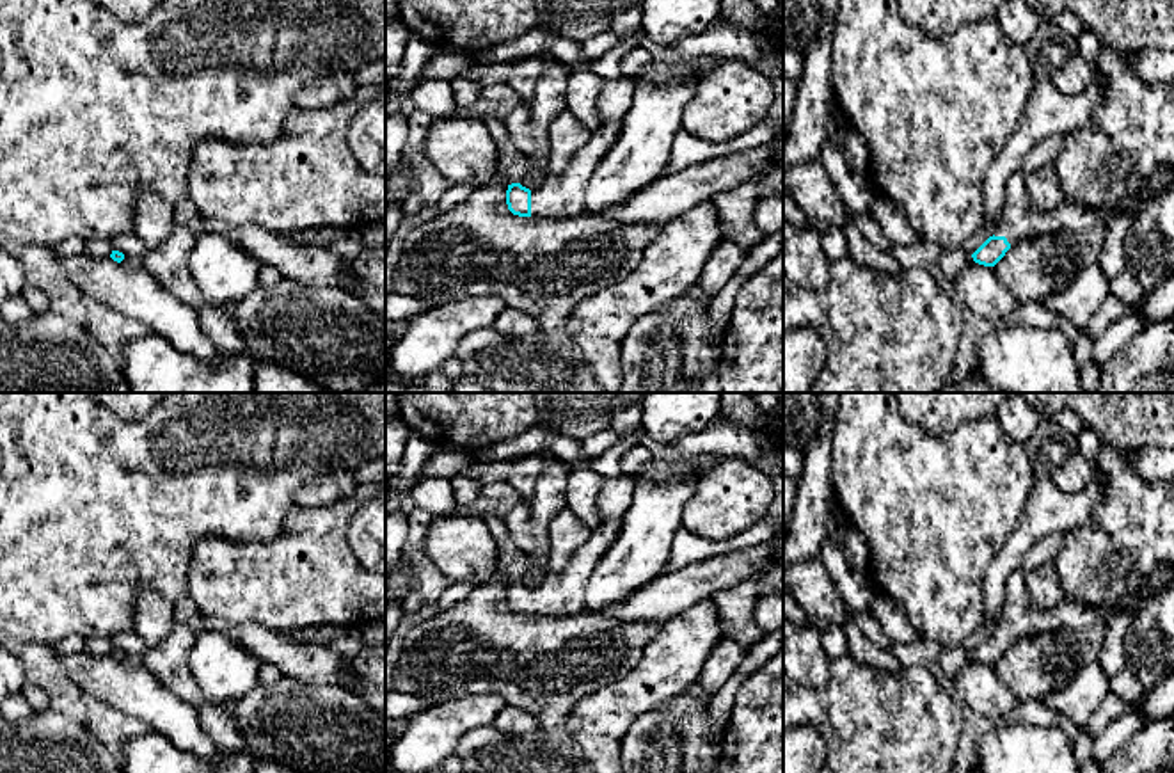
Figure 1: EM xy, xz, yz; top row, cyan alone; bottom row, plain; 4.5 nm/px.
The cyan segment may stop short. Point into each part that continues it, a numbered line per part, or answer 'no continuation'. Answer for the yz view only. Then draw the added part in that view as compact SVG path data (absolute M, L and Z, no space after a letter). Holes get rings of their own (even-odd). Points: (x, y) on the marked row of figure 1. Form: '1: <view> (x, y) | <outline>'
1: yz (1020, 219) | M1019 169L1007 179L1005 206L993 235L1005 236L1007 242L1014 245L1046 233L1085 233L1107 226L1114 217L1137 210L1149 190L1169 183L1172 176L1174 169L1156 171L1135 194L1128 195L1114 208L1092 210L1083 204L1064 201L1053 210L1039 210L1027 194L1025 172Z

